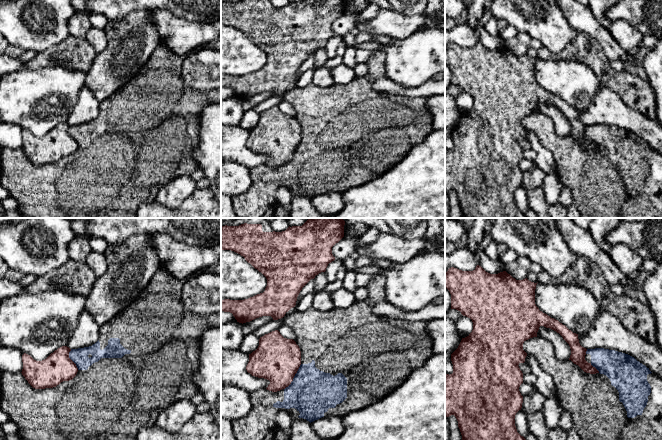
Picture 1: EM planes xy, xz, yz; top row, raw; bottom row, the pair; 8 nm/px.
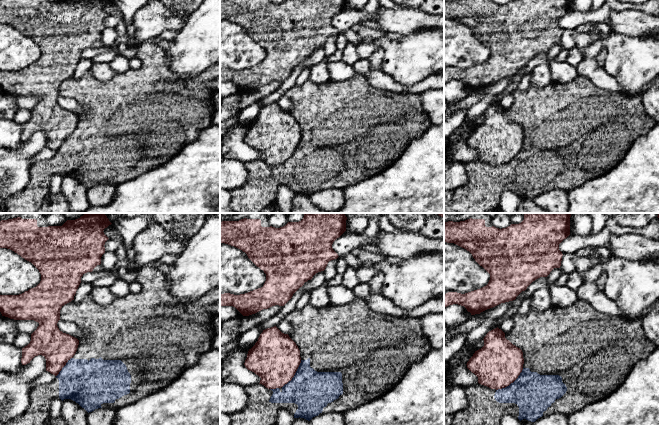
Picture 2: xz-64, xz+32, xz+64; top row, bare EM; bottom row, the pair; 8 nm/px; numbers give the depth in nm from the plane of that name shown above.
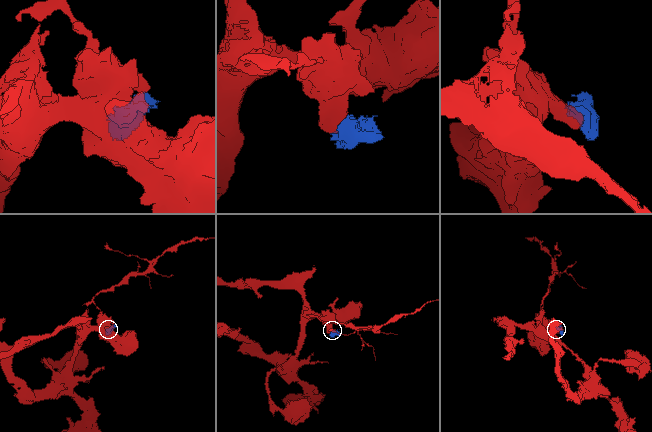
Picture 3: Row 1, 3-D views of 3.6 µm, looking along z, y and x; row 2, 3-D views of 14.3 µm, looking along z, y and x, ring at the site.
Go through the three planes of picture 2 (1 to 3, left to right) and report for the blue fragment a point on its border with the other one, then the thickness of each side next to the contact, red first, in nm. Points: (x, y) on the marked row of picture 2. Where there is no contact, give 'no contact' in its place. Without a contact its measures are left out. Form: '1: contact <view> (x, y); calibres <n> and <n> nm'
1: contact xz-64 (63, 366); calibres 260 and 360 nm
2: contact xz+32 (294, 374); calibres 400 and 320 nm
3: contact xz+64 (511, 382); calibres 380 and 320 nm

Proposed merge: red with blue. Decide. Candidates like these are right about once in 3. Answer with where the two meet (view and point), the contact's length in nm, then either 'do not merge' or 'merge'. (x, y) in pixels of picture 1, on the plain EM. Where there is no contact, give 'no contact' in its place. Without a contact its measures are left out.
xz (293, 153) | 240 nm | do not merge

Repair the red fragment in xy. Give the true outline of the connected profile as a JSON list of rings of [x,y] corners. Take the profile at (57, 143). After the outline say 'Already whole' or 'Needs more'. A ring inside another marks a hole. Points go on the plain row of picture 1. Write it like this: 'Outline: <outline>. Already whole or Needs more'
Outline: [[[62,122],[42,137],[34,136],[30,131],[22,131],[22,151],[35,165],[53,164],[63,157],[72,156],[78,144],[69,134],[71,125]]]. Already whole

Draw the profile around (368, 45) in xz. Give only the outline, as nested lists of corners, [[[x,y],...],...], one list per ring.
[[[366,41],[366,42],[361,43],[361,44],[357,43],[356,45],[352,45],[352,47],[354,47],[356,50],[357,49],[365,49],[365,50],[371,50],[371,51],[384,49],[382,44],[375,42],[375,41]]]

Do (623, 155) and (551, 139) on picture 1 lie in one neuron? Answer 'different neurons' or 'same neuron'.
same neuron

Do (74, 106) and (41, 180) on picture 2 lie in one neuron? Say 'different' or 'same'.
different

